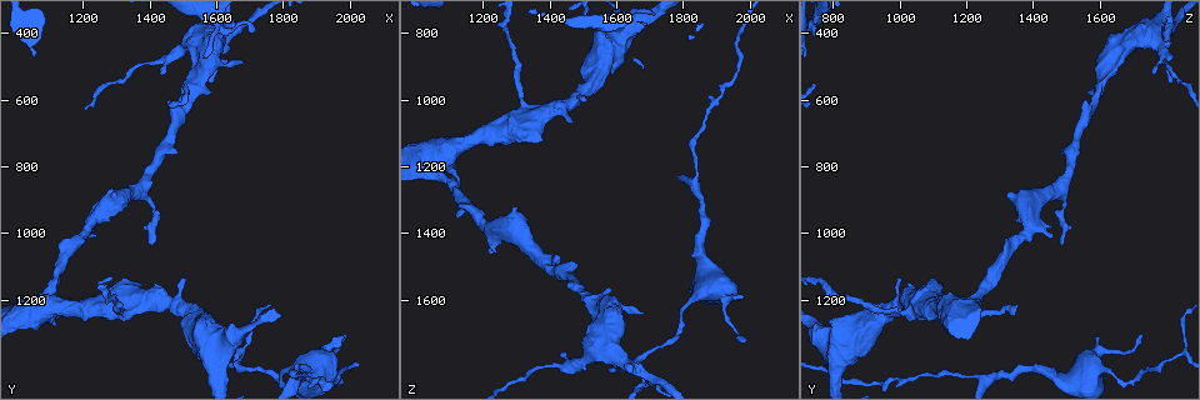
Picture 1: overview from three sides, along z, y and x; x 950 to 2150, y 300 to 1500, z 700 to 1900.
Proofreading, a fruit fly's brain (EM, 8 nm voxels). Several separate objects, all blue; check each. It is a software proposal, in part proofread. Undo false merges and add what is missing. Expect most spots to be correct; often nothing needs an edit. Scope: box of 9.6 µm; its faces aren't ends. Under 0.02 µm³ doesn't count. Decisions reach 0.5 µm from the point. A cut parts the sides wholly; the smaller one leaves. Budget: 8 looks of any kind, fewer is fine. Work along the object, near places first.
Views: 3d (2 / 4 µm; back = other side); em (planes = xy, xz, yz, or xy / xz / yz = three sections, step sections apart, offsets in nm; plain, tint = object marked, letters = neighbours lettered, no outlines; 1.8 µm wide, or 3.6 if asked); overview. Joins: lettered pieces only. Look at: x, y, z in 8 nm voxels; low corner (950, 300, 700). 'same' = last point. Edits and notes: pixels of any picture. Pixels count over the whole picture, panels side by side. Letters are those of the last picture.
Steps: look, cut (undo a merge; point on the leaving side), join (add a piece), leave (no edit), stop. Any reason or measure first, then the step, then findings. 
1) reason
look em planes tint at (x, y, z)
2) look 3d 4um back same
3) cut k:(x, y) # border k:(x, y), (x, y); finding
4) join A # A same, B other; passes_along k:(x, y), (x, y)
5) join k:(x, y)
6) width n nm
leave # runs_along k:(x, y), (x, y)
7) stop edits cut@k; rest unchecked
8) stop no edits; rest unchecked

thin end
look 3d 2um back at (1990, 1300, 1720)

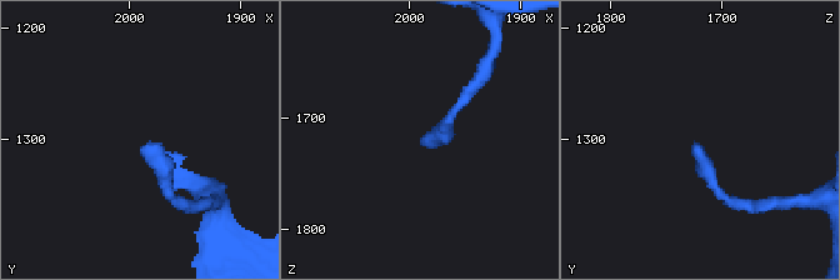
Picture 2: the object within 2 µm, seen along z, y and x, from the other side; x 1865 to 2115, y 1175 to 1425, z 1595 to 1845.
look em planes letters at (1990, 1312, 1724)

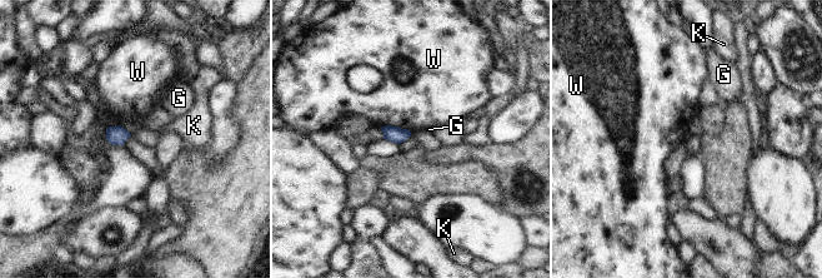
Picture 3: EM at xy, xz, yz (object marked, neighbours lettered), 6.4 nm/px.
leave # G other, K other, W other; border 3:(410, 132), (411, 135); no lettered piece goes on from it

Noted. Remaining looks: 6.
free end
look 3d 4um at (1450, 520, 1760)

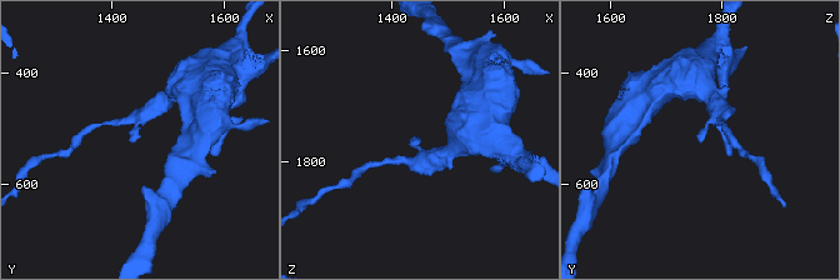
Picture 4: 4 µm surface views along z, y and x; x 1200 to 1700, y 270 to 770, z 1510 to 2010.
now the EM
look em 3.6um planes tint at (1435, 525, 1760)

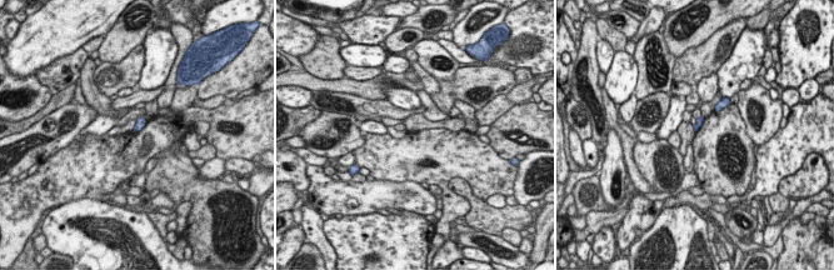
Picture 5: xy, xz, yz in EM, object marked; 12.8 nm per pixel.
look em 3.6um planes letters same

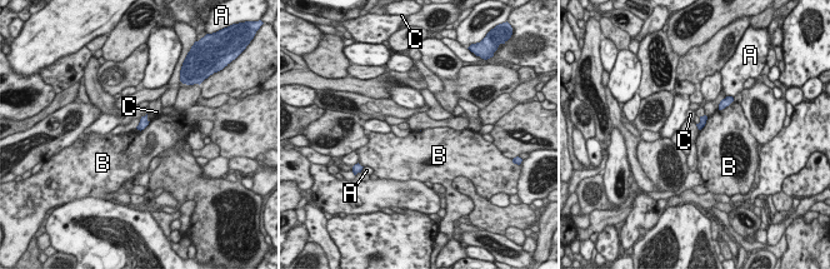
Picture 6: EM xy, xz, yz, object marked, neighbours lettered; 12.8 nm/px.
longest_contact B 220 nm
leave # A other, B other, C other; none of them fits

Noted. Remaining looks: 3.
thin end
look 3d 4um at (1120, 1210, 1360)

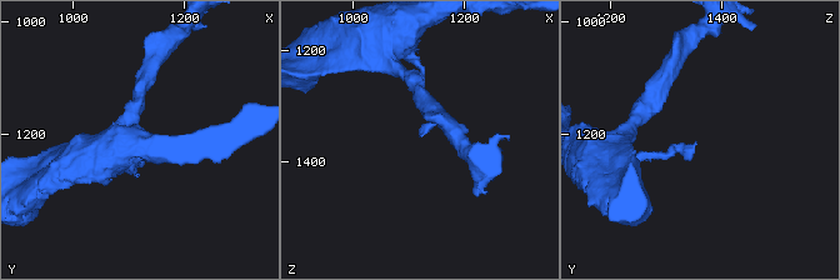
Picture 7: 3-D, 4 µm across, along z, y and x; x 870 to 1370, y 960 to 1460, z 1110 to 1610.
look em planes tint at (1125, 1215, 1355)

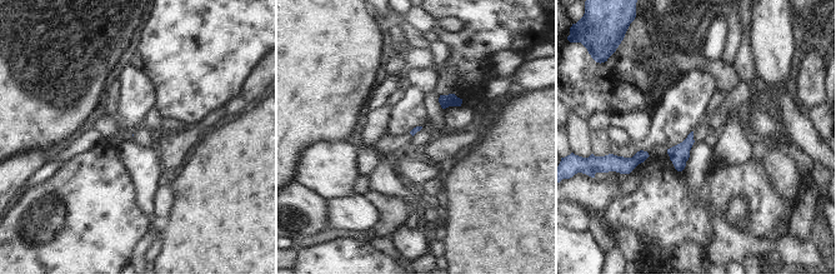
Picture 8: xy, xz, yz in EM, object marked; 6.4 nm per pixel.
look em planes letters same

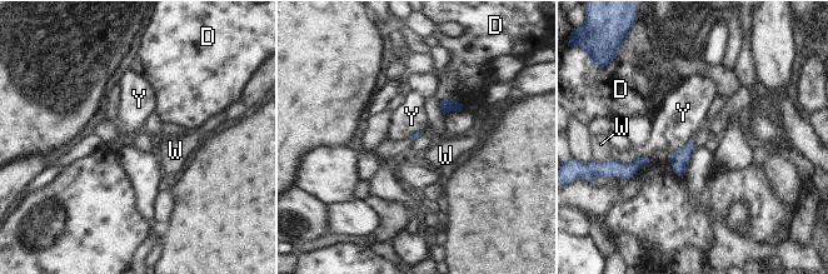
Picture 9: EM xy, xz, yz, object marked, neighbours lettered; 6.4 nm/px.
leave # D other, W other, Y other; border 9:(648, 157), (612, 159); none of them fits

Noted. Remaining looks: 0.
stop no edits; rest unchecked

